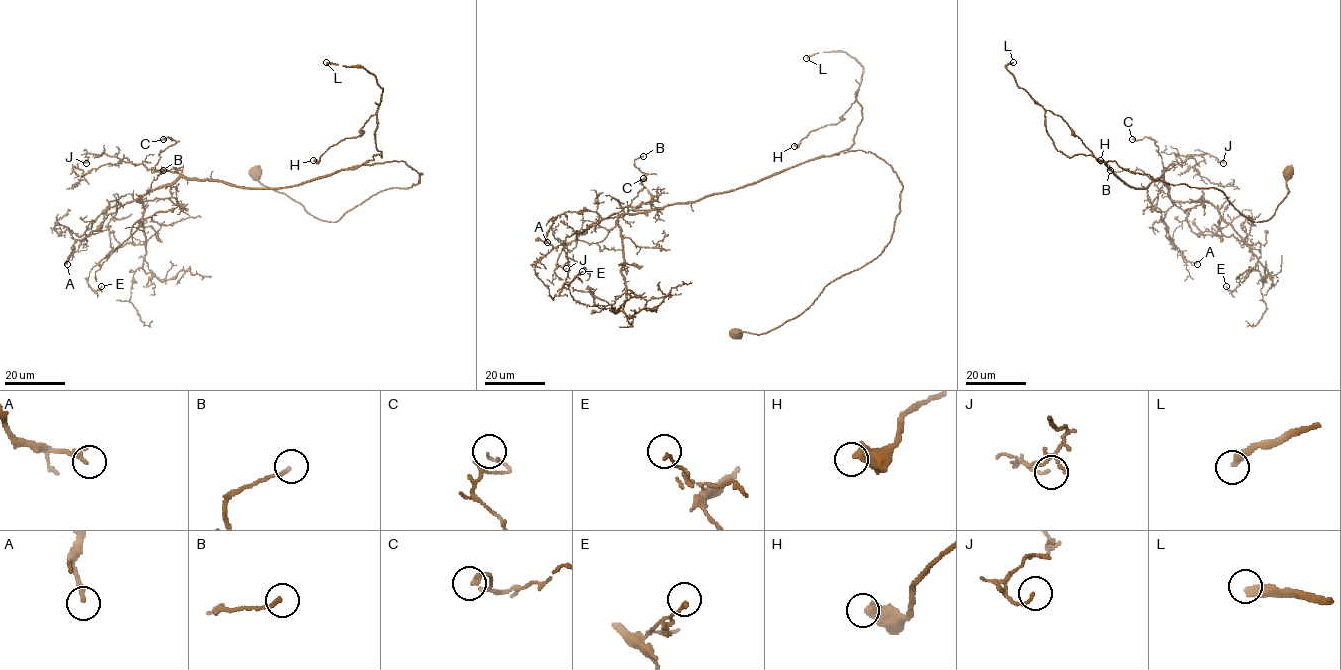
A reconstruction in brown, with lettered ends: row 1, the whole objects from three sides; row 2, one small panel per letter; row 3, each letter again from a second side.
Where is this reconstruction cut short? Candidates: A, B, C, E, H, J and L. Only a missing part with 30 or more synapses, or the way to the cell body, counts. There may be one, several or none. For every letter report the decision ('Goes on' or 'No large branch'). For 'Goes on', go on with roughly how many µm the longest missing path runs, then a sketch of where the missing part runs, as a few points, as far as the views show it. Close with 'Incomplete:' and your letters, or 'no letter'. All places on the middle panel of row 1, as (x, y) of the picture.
A: No large branch
B: No large branch
C: No large branch
E: No large branch
H: No large branch
J: No large branch
L: Goes on. Missing length about 90 µm. Course of what is missing: (806, 58), (777, 69), (765, 83), (769, 139), (765, 158), (756, 172), (790, 187), (838, 193)
Incomplete: L

